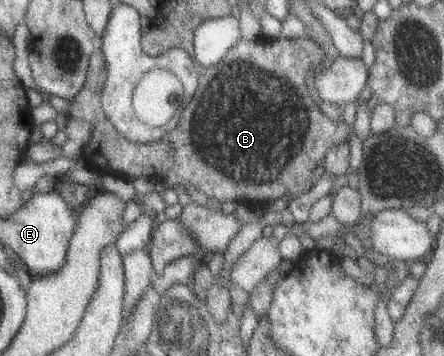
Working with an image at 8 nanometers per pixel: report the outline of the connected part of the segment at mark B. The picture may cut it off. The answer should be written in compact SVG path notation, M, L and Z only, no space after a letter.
M262 35L252 39L239 38L236 44L221 57L221 60L217 62L216 65L210 67L198 67L200 78L197 83L196 92L193 93L191 100L183 107L177 124L172 129L165 131L160 139L151 143L142 144L129 142L129 140L125 140L123 137L119 136L119 133L113 128L113 125L106 119L106 115L102 113L102 110L100 109L101 85L97 82L97 80L99 80L97 76L99 76L101 70L101 60L99 54L96 54L91 56L88 60L85 82L80 88L80 92L69 100L68 106L65 110L67 111L69 118L72 117L77 120L84 120L90 124L91 134L89 134L89 139L87 139L83 148L82 156L92 166L103 166L106 169L123 173L127 175L128 179L147 177L152 181L167 181L169 186L172 186L172 189L174 190L177 188L183 189L182 186L184 185L188 187L193 186L195 191L201 193L201 195L207 200L218 200L221 203L235 201L250 205L262 205L265 202L279 199L281 197L284 198L307 193L310 190L312 171L315 169L315 166L322 161L324 155L329 151L329 148L333 148L333 146L337 146L337 144L341 144L341 142L345 142L349 139L351 128L347 127L342 119L333 122L326 115L323 115L317 107L316 98L309 91L309 68L315 65L325 65L325 63L326 56L320 49L320 46L309 39L286 39L280 37L270 40Z

